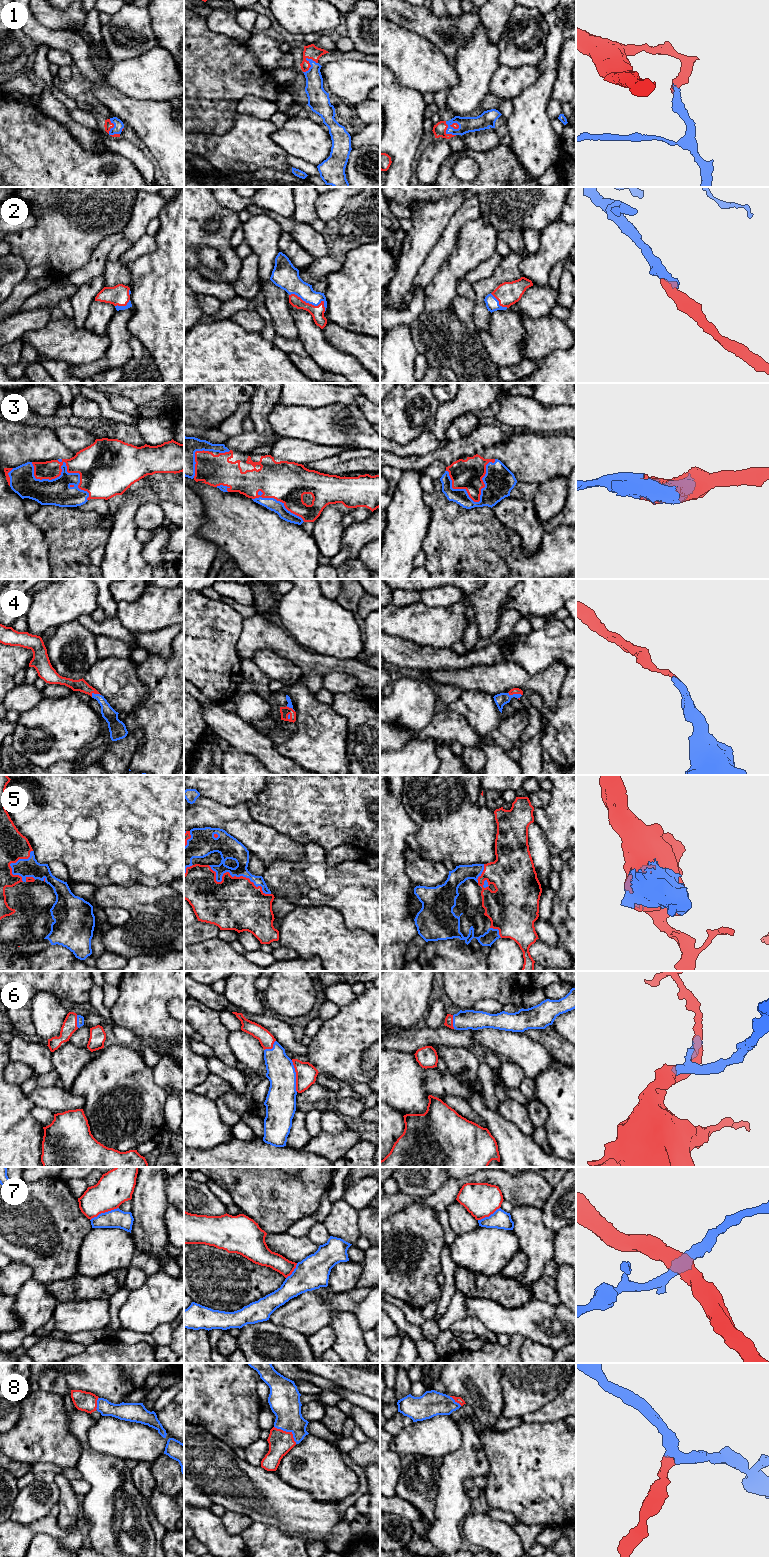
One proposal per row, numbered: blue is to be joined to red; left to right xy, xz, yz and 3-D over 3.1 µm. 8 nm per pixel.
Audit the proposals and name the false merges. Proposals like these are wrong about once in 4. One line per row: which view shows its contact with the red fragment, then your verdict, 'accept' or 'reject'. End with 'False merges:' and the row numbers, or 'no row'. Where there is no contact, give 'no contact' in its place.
1: meets red in yz; accept
2: meets red in xz; accept
3: meets red in xy; accept
4: meets red in yz; accept
5: meets red in xz; accept
6: meets red in xz; accept
7: meets red in xy; accept
8: meets red in xz; accept
False merges: no row

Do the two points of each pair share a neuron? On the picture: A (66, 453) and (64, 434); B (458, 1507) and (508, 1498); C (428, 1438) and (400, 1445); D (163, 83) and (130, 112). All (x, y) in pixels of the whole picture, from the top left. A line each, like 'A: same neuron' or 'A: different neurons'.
A: different neurons
B: different neurons
C: same neuron
D: different neurons

